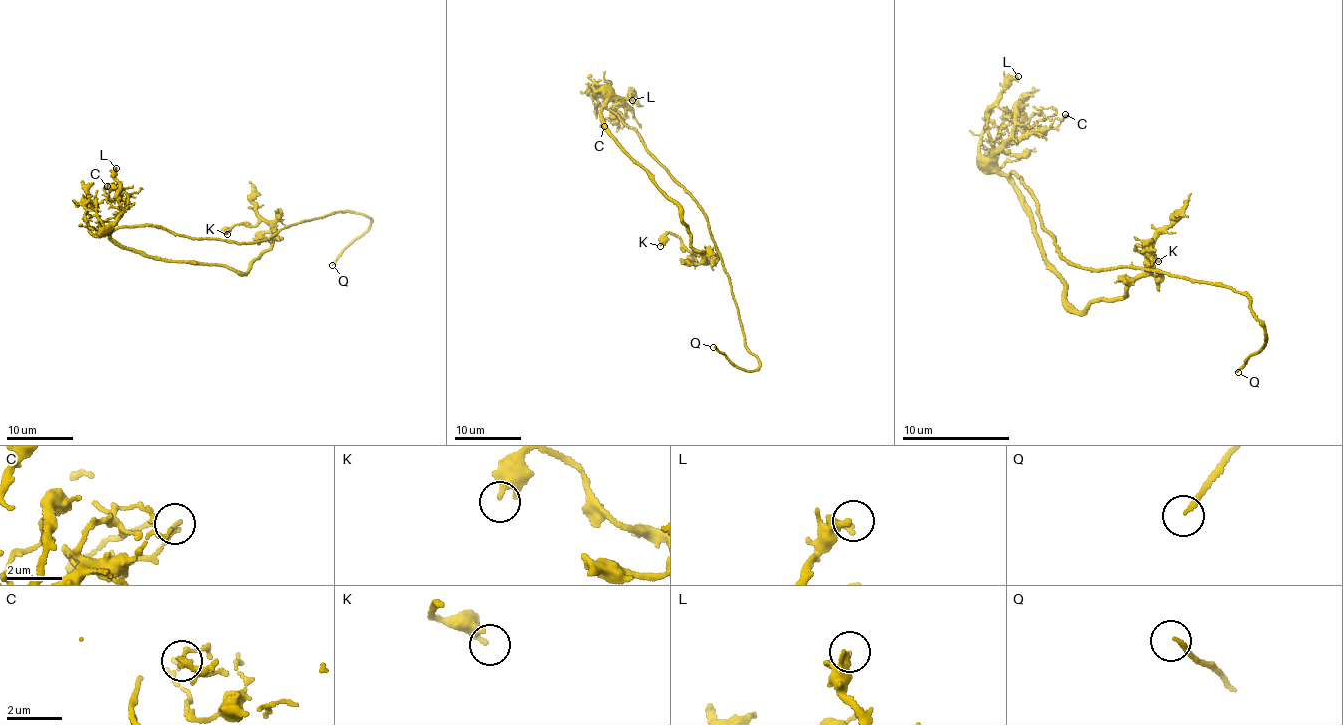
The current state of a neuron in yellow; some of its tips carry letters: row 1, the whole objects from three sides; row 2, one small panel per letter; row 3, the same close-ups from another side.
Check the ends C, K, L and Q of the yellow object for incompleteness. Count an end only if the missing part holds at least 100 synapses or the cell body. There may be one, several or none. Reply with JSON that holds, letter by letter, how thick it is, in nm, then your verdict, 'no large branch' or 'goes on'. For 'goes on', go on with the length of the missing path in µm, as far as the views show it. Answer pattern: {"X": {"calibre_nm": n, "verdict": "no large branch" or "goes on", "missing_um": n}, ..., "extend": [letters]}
{"C": {"calibre_nm": 160, "verdict": "no large branch"}, "K": {"calibre_nm": 320, "verdict": "no large branch"}, "L": {"calibre_nm": 220, "verdict": "no large branch"}, "Q": {"calibre_nm": 150, "verdict": "goes on", "missing_um": 20}, "extend": ["Q"]}

